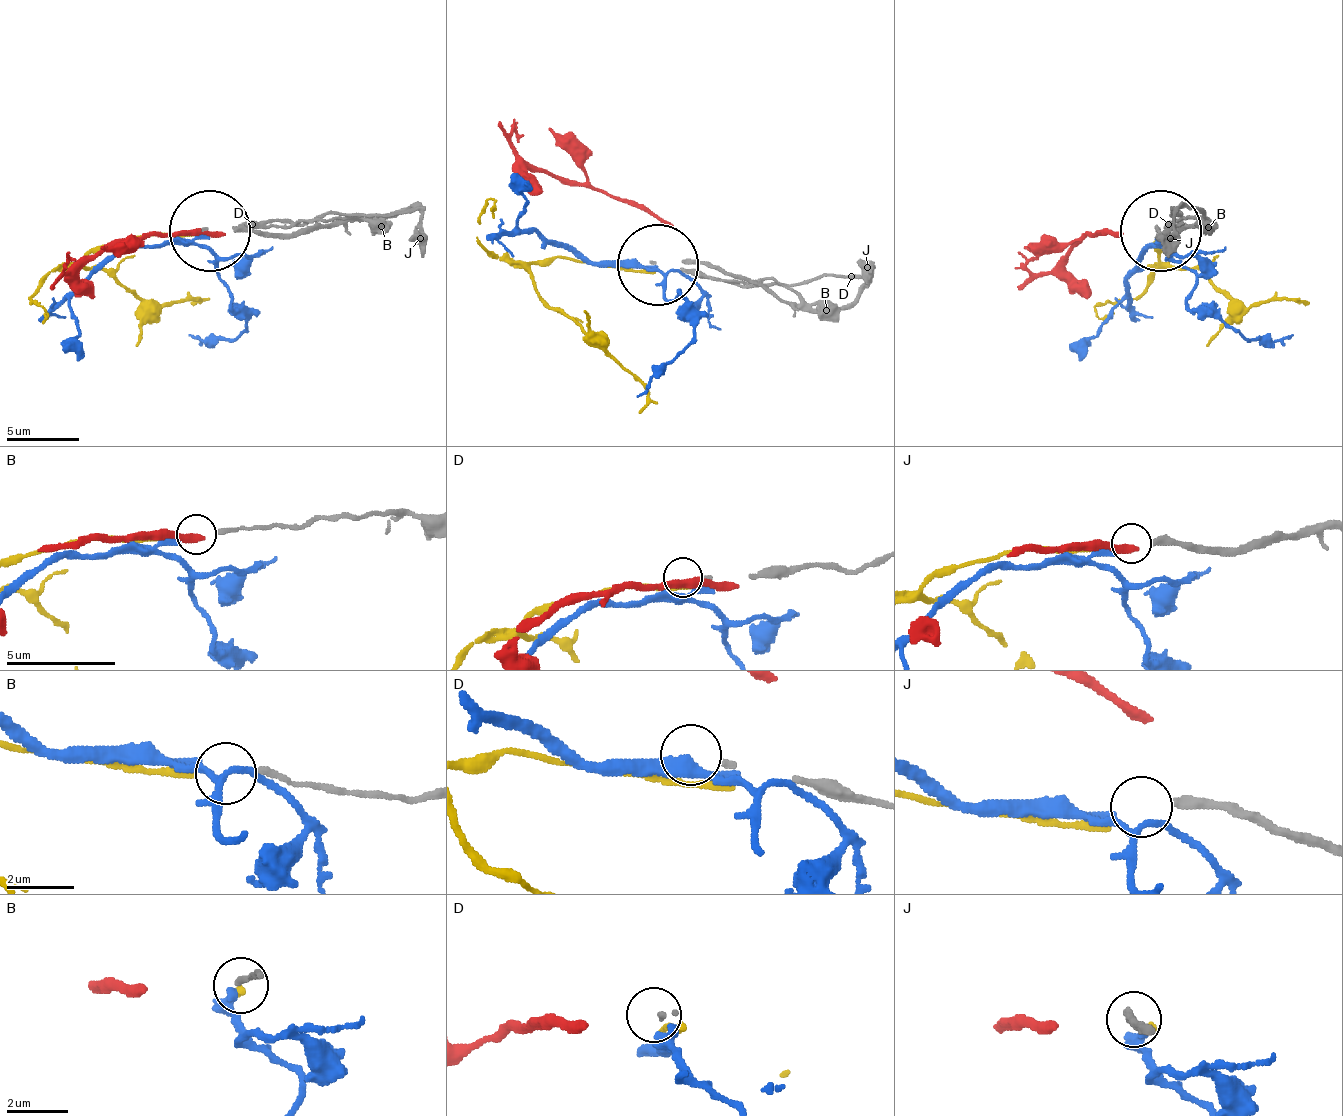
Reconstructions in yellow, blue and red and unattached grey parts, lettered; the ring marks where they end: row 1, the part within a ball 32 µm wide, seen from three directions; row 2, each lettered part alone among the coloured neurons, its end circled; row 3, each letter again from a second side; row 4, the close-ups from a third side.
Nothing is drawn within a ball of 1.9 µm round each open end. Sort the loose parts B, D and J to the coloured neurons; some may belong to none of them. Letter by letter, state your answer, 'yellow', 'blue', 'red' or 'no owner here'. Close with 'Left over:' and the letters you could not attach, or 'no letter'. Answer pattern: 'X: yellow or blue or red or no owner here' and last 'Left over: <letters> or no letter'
B: yellow
D: no owner here
J: blue
Left over: D

